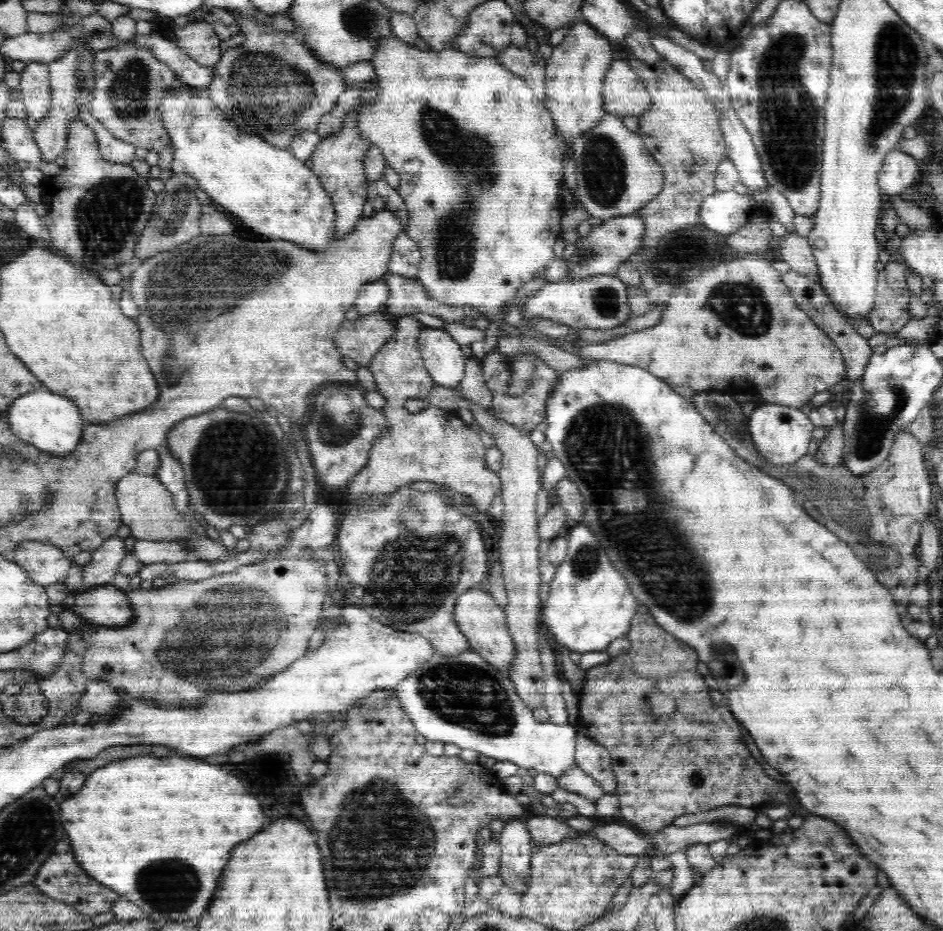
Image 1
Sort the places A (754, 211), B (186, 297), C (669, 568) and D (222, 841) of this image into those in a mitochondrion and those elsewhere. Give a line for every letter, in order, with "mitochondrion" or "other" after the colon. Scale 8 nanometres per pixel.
A: other
B: mitochondrion
C: mitochondrion
D: other

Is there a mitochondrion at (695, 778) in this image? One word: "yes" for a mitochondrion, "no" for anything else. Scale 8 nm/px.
yes

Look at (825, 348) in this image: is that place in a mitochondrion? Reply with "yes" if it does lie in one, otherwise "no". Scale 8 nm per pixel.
no

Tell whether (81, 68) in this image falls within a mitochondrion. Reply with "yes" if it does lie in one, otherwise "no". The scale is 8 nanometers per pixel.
yes

